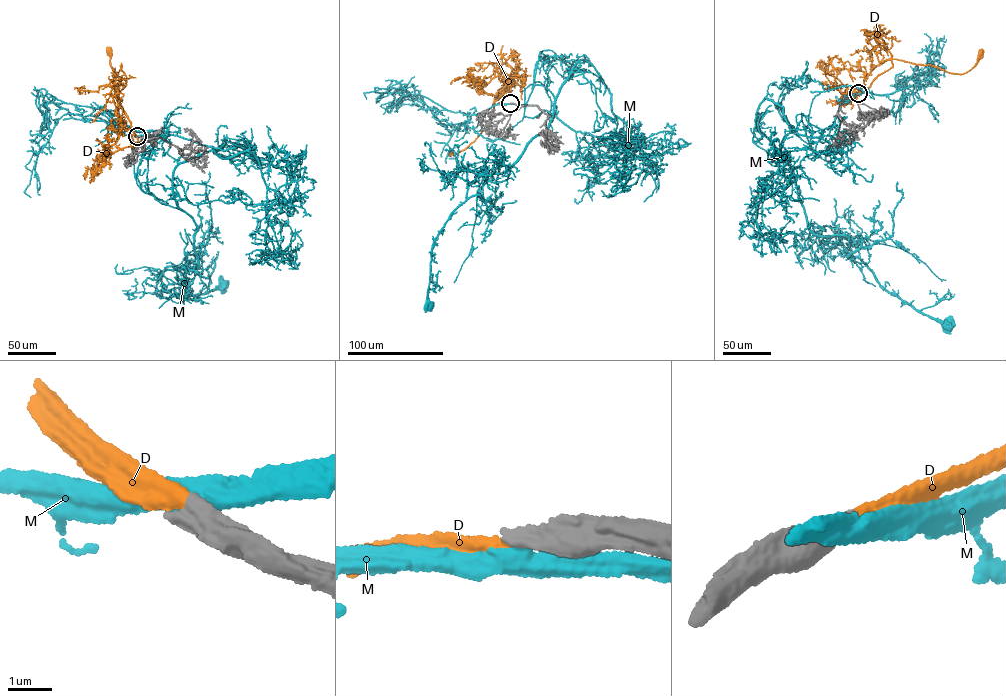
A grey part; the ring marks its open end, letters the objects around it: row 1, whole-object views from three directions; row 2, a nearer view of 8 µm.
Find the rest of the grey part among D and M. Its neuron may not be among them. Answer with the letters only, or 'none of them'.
D

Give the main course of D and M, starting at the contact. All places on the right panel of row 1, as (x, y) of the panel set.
D: (858, 93), (892, 66), (892, 59), (929, 64), (960, 74), (974, 65), (981, 52)
M: (858, 93), (820, 139), (766, 97), (756, 122), (791, 169), (811, 232), (845, 231), (880, 285), (946, 325)

